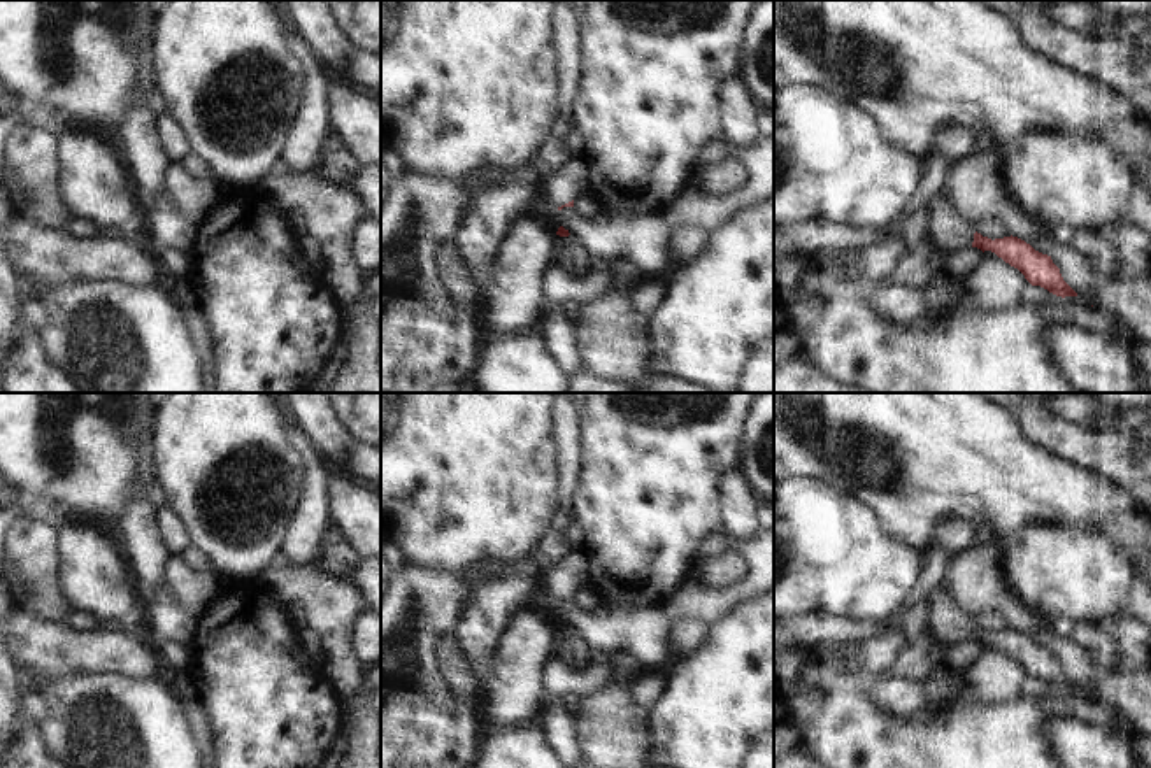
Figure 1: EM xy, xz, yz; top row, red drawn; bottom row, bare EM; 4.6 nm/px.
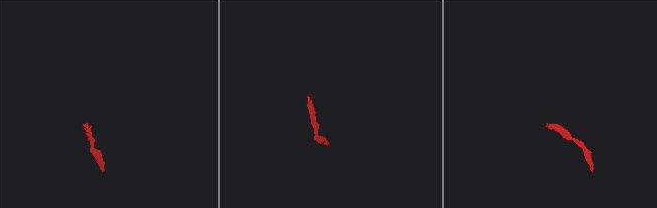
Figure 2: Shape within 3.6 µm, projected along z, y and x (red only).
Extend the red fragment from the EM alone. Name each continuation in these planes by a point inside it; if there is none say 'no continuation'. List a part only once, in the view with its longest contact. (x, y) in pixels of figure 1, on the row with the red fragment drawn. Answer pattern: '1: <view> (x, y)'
1: xz (569, 181)

